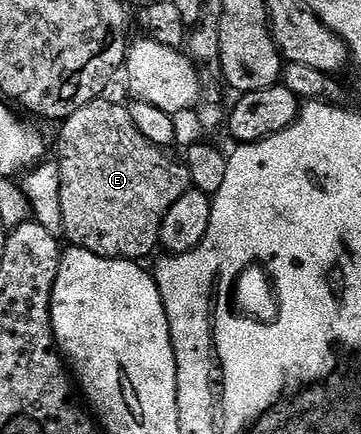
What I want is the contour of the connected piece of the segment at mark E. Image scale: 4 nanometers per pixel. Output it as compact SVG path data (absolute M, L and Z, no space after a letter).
M108 98L92 99L88 105L82 106L76 113L62 121L59 132L59 158L57 165L59 167L59 177L61 178L61 222L63 223L63 236L68 245L84 248L93 254L97 254L101 258L109 258L110 260L134 260L136 262L146 261L146 256L150 254L154 248L160 247L159 235L161 234L161 222L165 218L165 214L169 214L169 206L173 206L173 202L177 202L177 198L181 198L181 194L192 191L191 179L189 178L189 170L183 165L182 159L175 160L170 155L170 151L153 146L153 142L149 142L149 138L145 138L145 134L141 134L141 130L137 130L137 126L133 126L133 122L129 118L126 107L121 103L114 104Z

